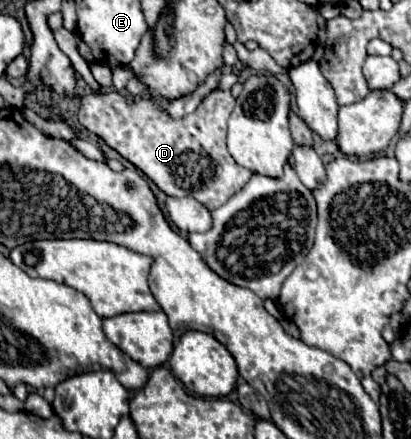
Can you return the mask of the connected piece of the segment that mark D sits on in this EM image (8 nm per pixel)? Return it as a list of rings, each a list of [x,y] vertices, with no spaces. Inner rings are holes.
[[[217,89],[201,105],[181,117],[171,117],[153,99],[127,99],[119,91],[91,91],[81,99],[79,123],[101,137],[121,157],[141,169],[169,197],[195,197],[209,211],[227,203],[249,179],[251,171],[233,163],[227,151],[227,119],[235,107],[231,91]]]

